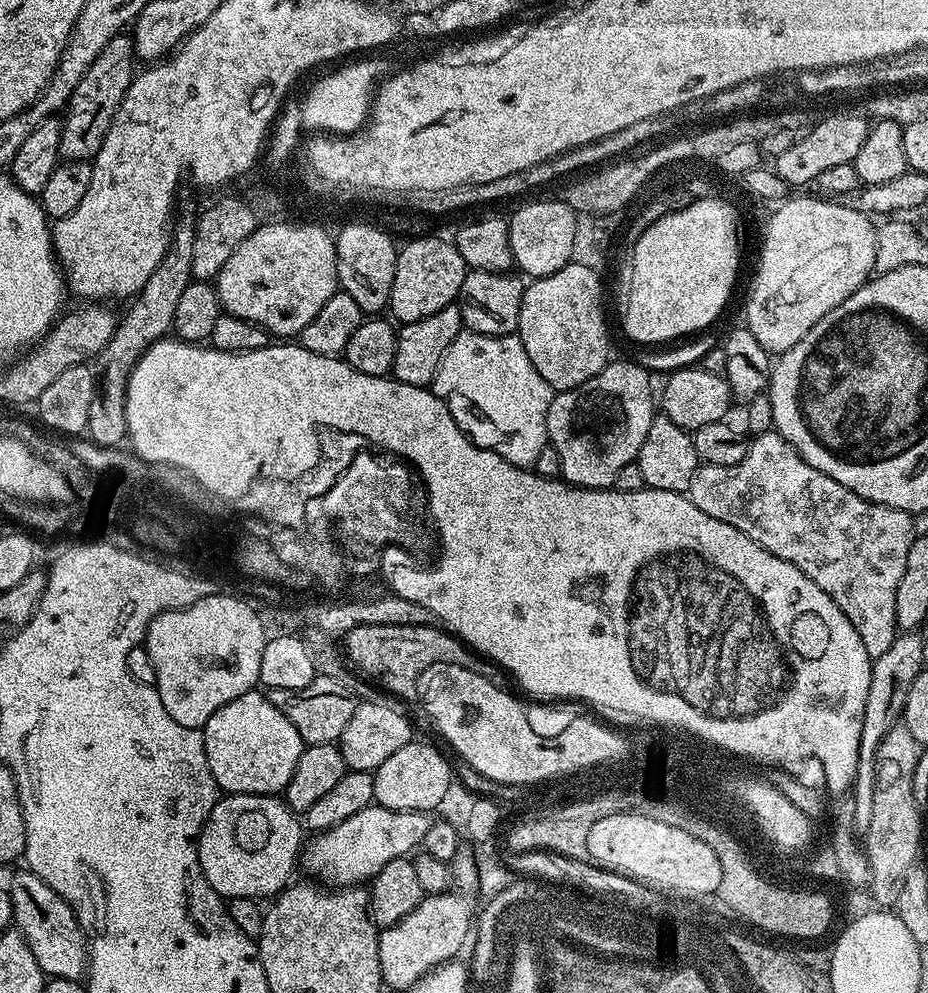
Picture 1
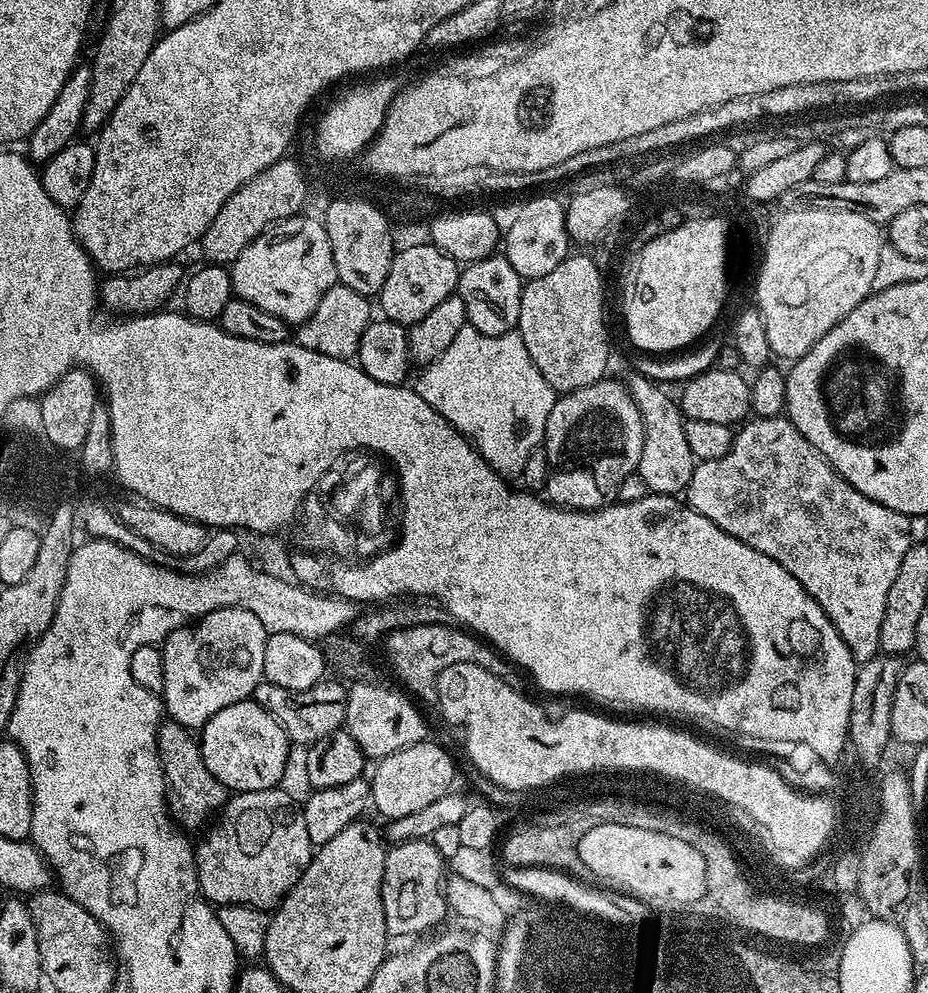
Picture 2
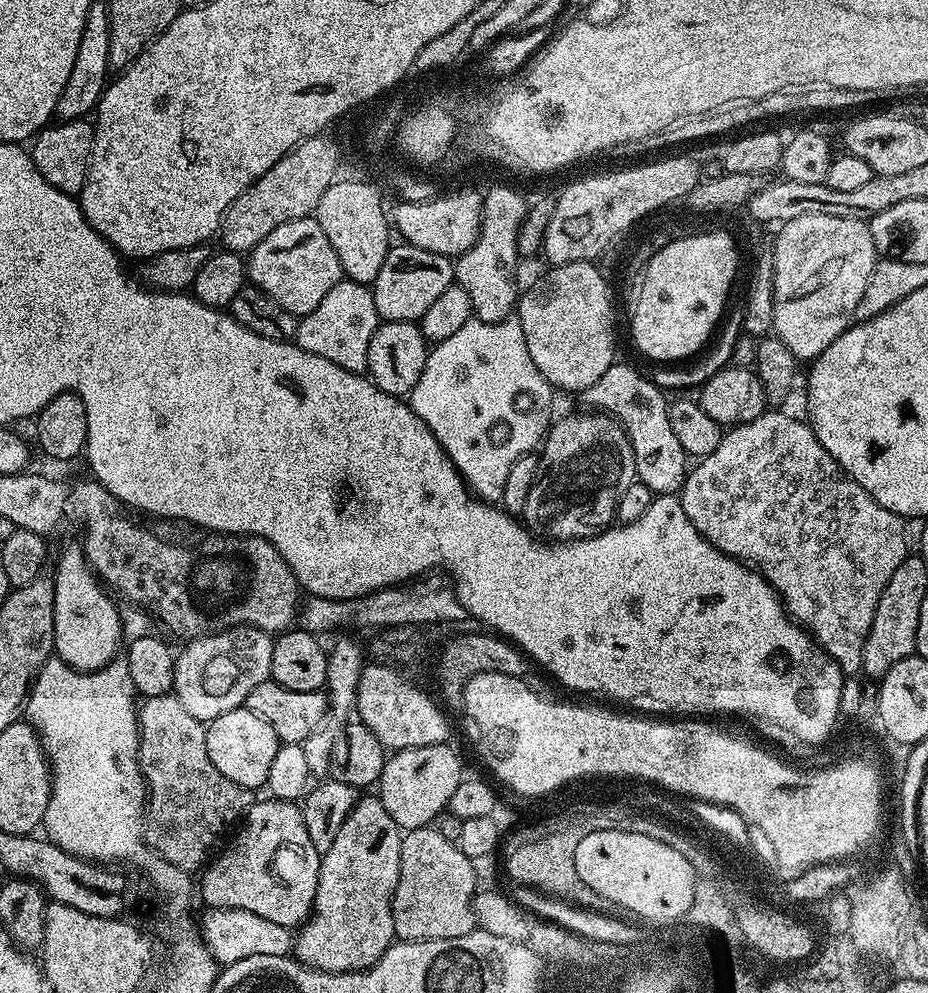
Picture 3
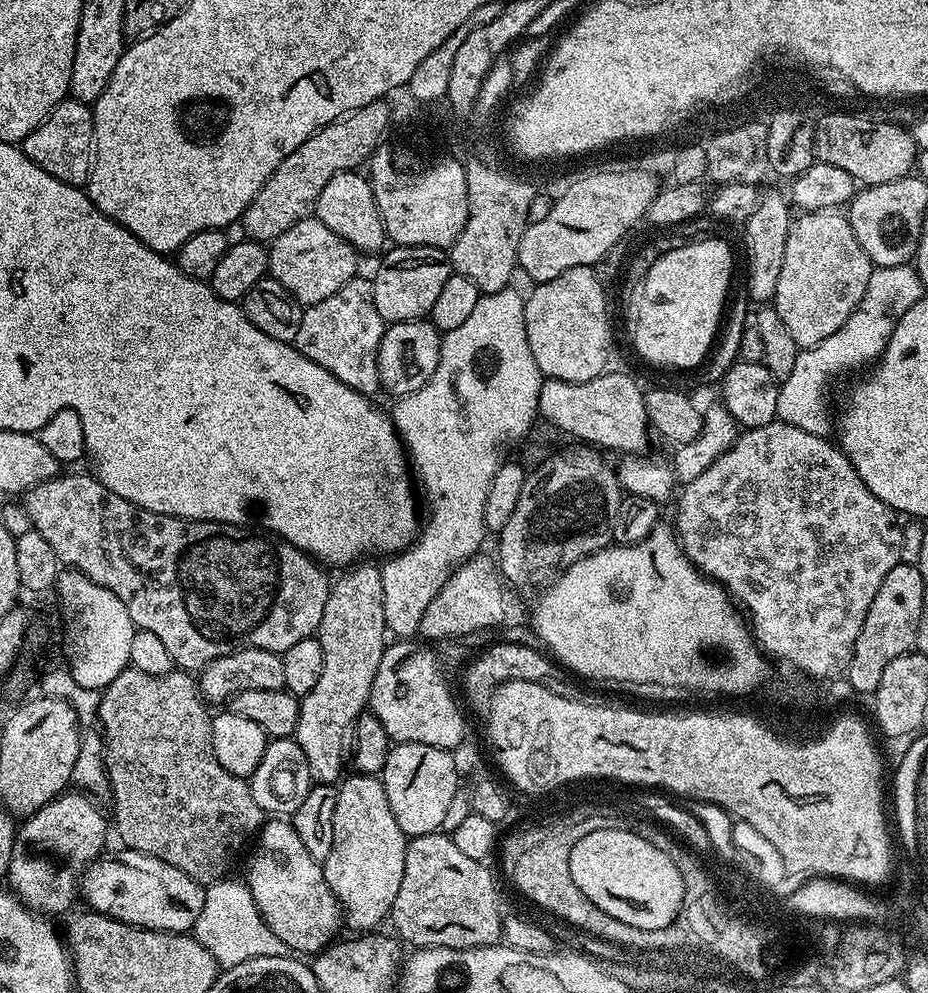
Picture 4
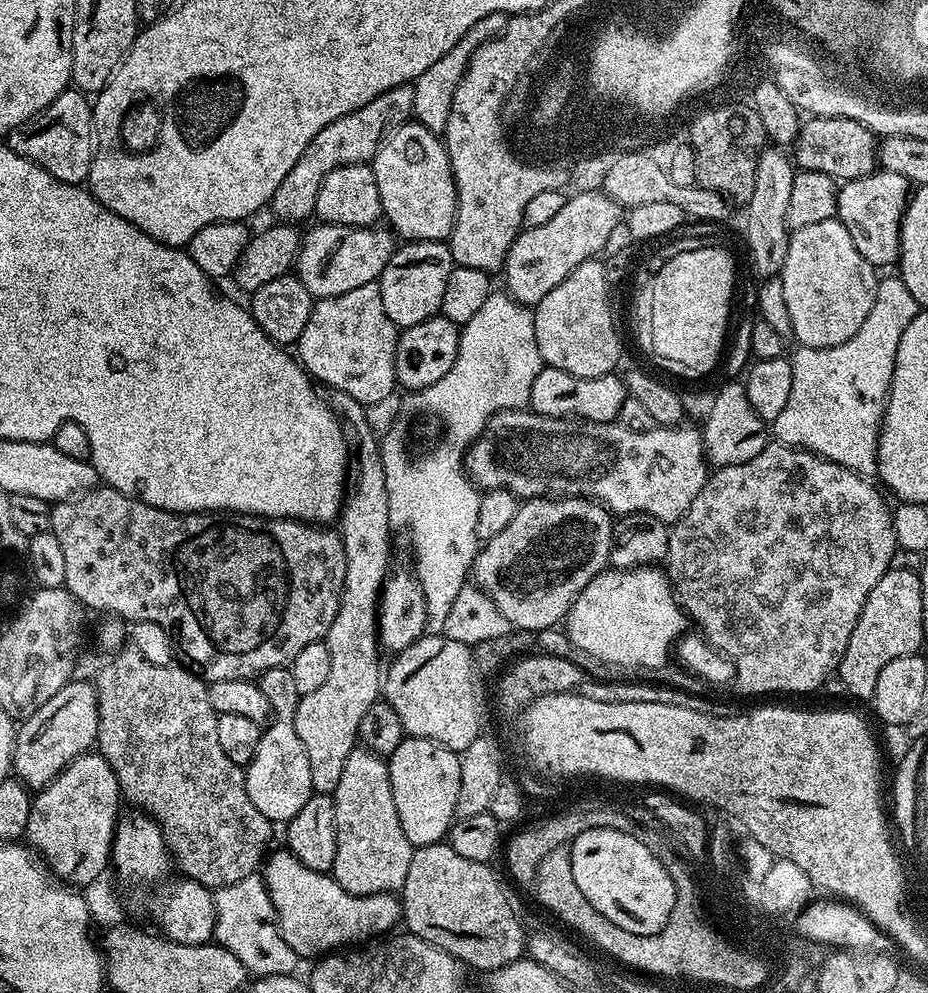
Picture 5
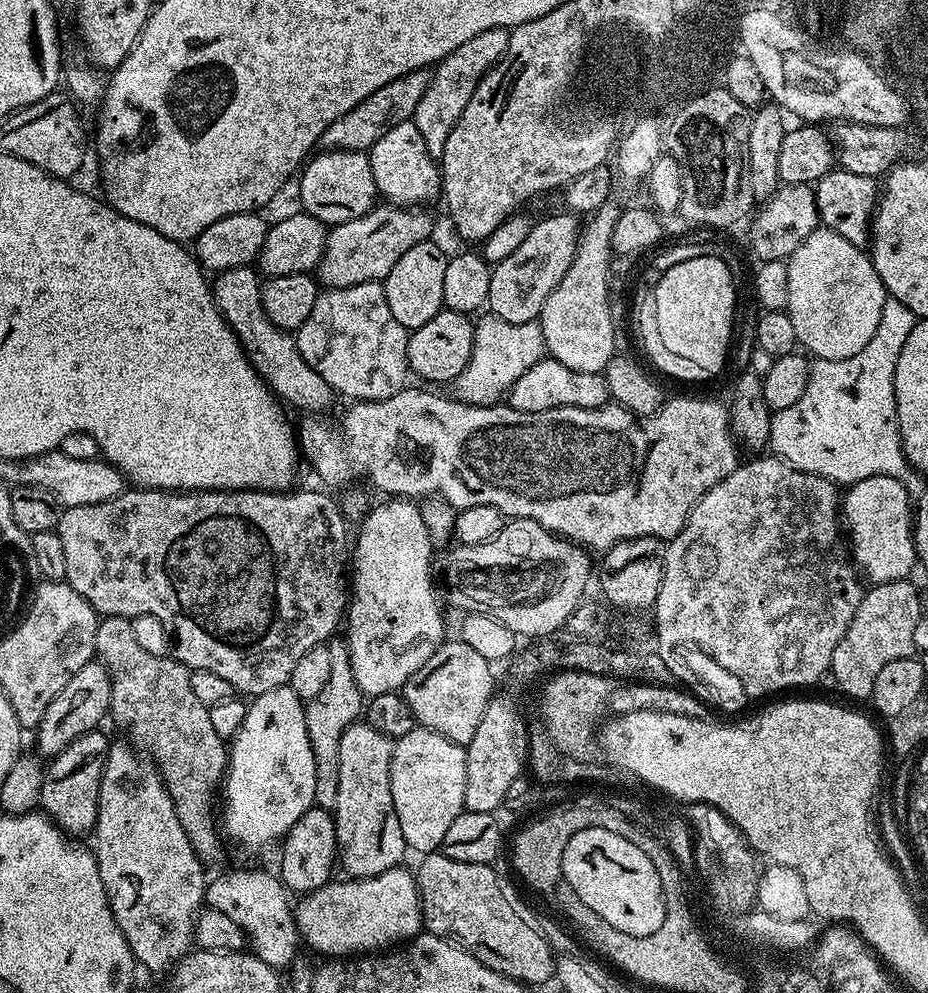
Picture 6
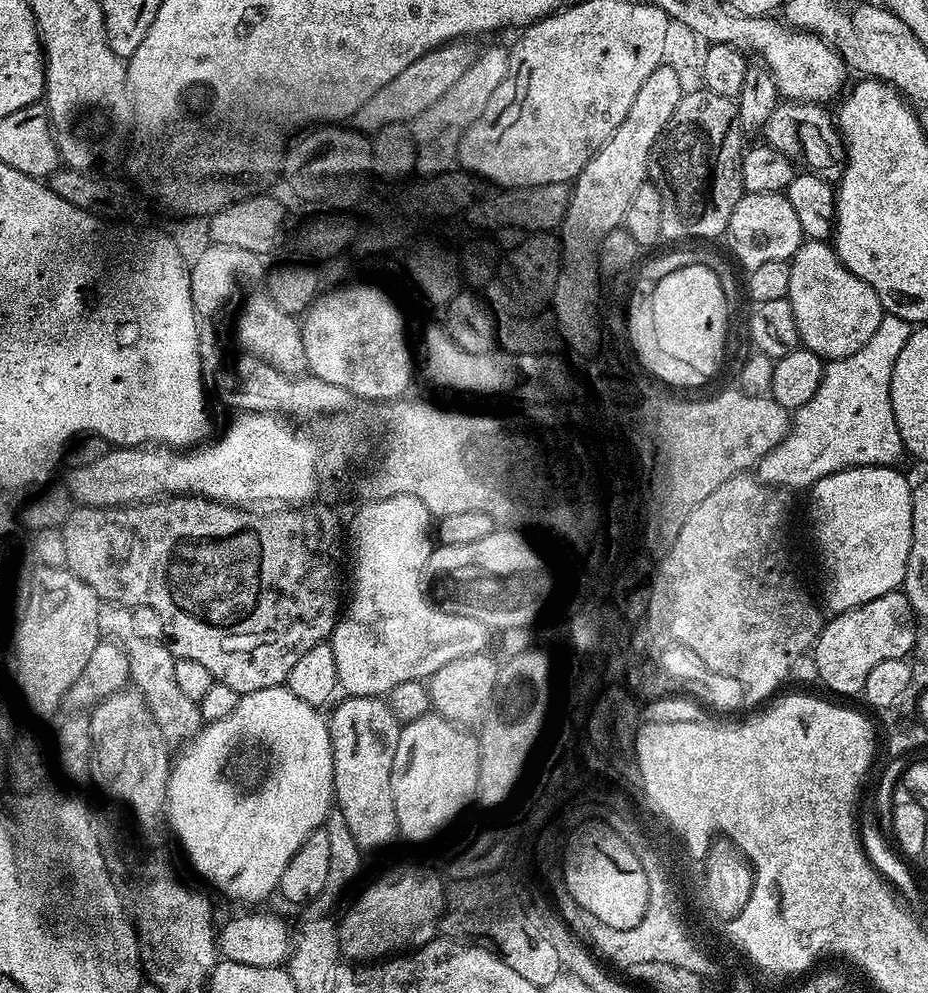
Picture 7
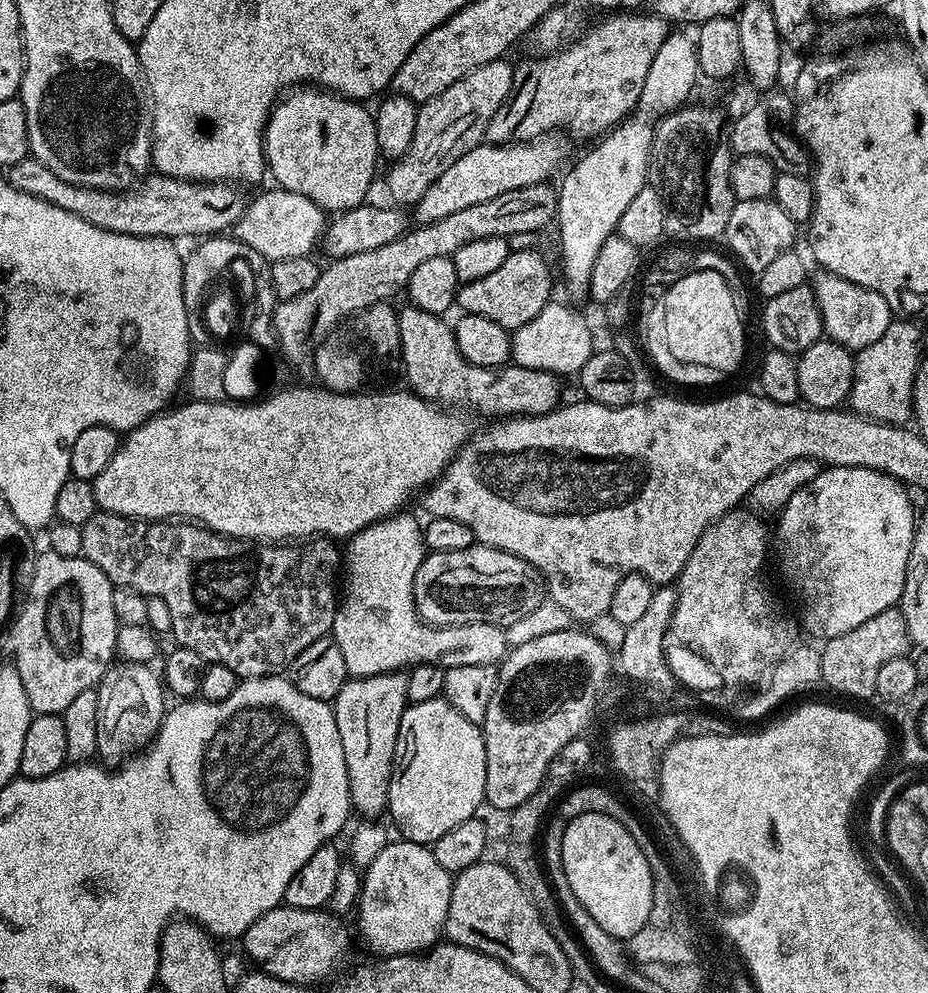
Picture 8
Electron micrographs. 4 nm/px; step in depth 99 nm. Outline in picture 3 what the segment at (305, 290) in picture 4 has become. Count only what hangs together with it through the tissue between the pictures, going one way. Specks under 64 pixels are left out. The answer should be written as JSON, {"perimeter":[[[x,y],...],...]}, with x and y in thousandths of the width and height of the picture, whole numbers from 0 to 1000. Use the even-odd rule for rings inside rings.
{"perimeter":[[[331,218],[317,224],[304,224],[304,228],[291,232],[291,236],[287,236],[287,240],[282,240],[282,244],[266,255],[265,278],[270,289],[281,290],[288,298],[295,300],[295,304],[300,304],[300,308],[313,312],[322,320],[334,316],[334,312],[347,304],[348,298],[369,281],[371,273],[364,264],[364,256],[360,256],[360,248],[356,248],[356,240],[347,236],[347,228],[343,228],[336,218]]]}

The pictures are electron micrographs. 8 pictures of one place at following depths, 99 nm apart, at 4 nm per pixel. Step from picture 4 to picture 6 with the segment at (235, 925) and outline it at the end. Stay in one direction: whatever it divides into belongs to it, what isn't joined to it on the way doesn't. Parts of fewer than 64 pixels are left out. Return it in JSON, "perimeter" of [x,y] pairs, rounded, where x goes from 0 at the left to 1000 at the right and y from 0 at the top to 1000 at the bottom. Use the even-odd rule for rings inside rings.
{"perimeter":[[[282,876],[246,878],[221,891],[221,909],[239,916],[239,920],[260,933],[273,960],[298,977],[309,976],[318,968],[323,954],[318,919],[310,905],[311,899],[301,883]]]}

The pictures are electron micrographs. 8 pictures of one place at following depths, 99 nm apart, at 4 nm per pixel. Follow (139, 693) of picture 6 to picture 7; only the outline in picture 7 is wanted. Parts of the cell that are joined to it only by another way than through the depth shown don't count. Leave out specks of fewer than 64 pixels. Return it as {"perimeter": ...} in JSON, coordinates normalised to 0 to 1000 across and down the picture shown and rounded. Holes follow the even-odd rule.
{"perimeter":[[[109,607],[108,635],[113,641],[130,649],[138,657],[141,688],[154,697],[155,704],[164,713],[170,731],[177,736],[177,742],[182,747],[190,747],[190,745],[202,747],[208,744],[218,732],[214,708],[200,703],[200,699],[192,693],[192,687],[188,681],[191,662],[185,660],[184,652],[177,645],[163,645],[153,639],[147,633],[142,617],[143,613],[137,612],[135,608]]]}

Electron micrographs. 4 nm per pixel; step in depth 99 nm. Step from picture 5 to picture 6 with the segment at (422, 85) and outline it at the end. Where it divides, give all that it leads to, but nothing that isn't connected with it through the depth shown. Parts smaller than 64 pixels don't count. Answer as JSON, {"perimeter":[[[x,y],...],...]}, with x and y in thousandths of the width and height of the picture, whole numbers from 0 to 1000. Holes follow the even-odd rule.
{"perimeter":[[[545,28],[519,30],[519,34],[511,34],[506,42],[498,42],[494,50],[469,65],[466,82],[459,87],[459,95],[455,95],[455,103],[450,103],[450,111],[446,111],[443,119],[444,124],[450,127],[450,135],[455,135],[455,143],[459,143],[459,151],[463,151],[466,157],[473,159],[478,154],[481,139],[485,139],[489,123],[498,119],[498,111],[502,111],[502,103],[506,103],[515,83],[546,54],[547,33],[548,29]]]}

